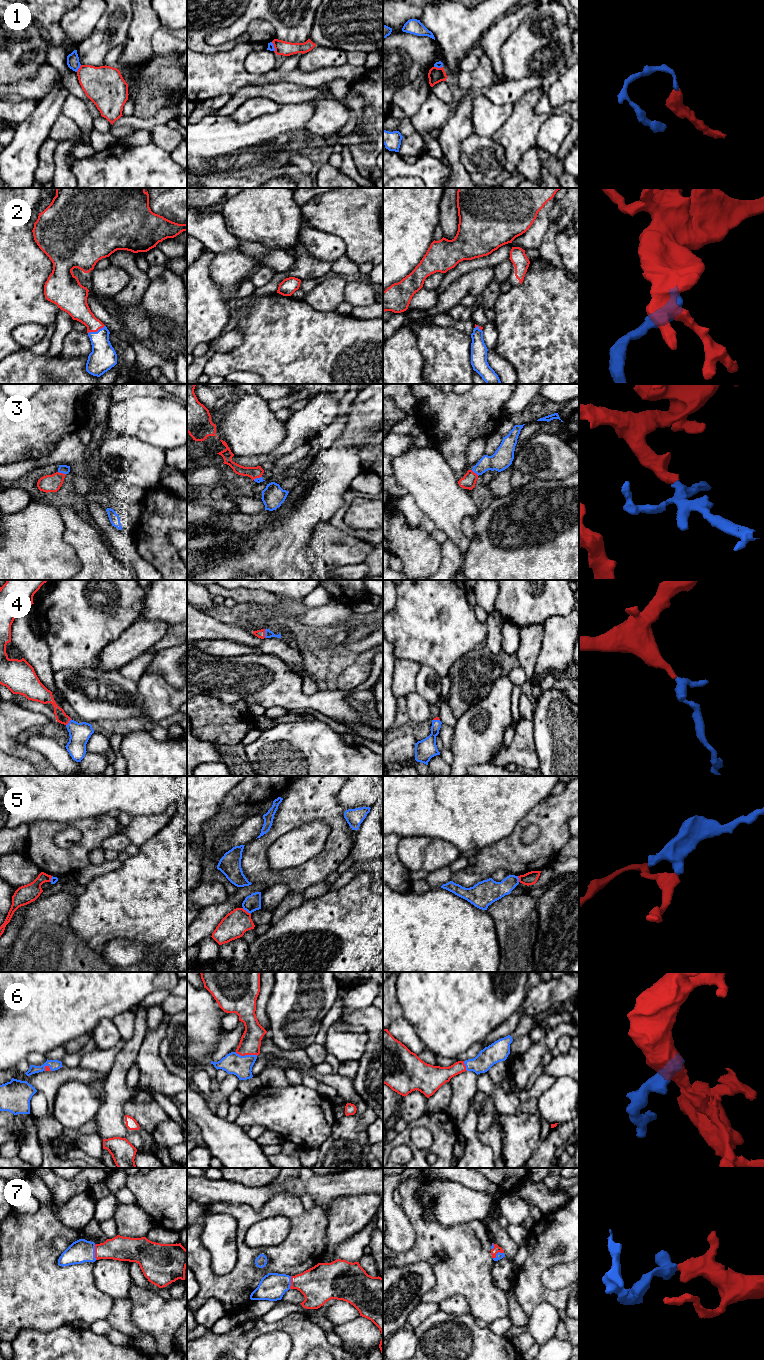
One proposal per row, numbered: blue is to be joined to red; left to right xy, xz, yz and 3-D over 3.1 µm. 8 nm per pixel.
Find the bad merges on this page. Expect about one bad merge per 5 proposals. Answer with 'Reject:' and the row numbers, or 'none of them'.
Reject: 5

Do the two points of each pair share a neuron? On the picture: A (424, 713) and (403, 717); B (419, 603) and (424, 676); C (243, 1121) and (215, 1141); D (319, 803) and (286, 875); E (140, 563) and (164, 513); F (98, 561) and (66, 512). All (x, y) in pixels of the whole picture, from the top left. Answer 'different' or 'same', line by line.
A: different
B: different
C: different
D: same
E: different
F: same

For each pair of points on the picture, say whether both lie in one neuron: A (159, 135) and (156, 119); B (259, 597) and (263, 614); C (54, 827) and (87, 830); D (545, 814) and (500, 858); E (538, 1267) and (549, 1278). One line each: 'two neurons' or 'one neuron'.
A: two neurons
B: two neurons
C: one neuron
D: one neuron
E: two neurons

